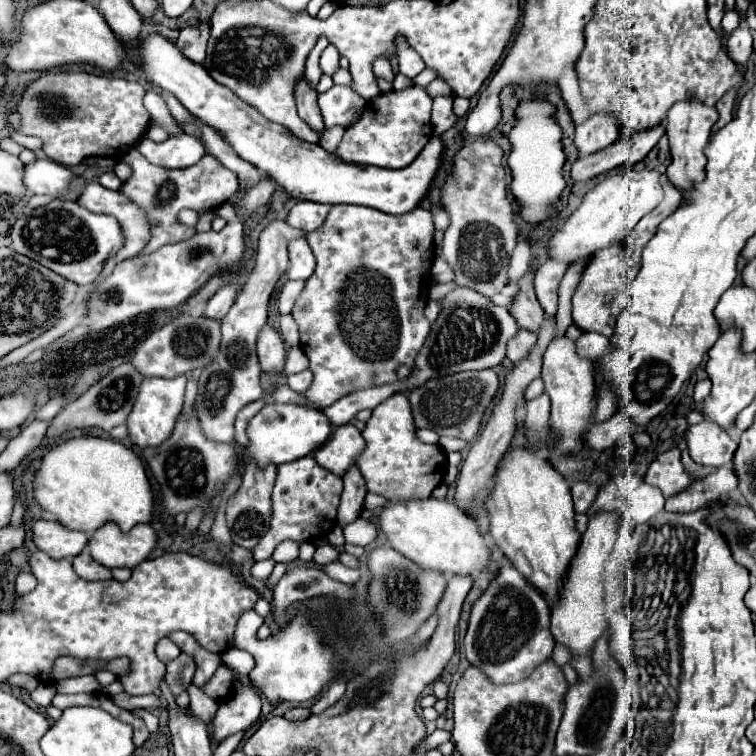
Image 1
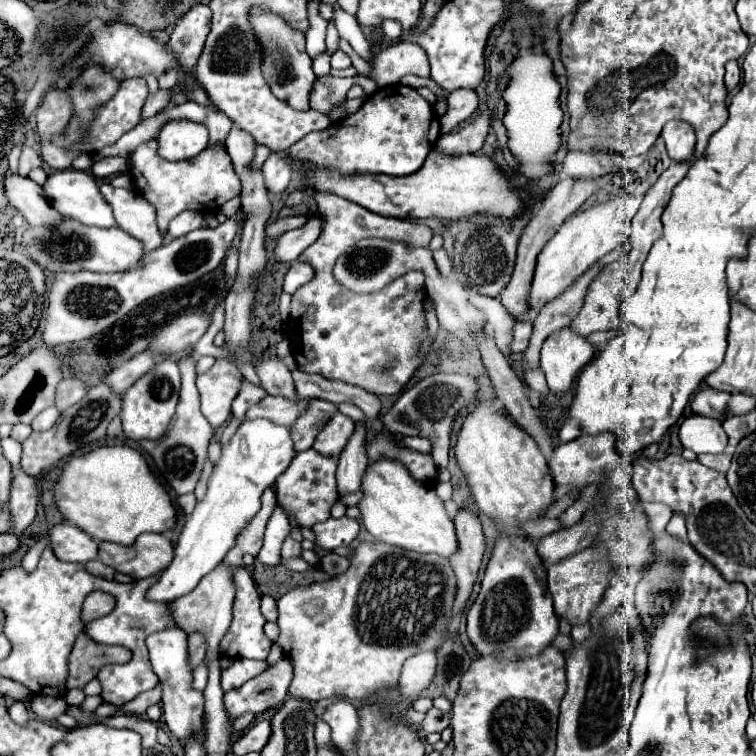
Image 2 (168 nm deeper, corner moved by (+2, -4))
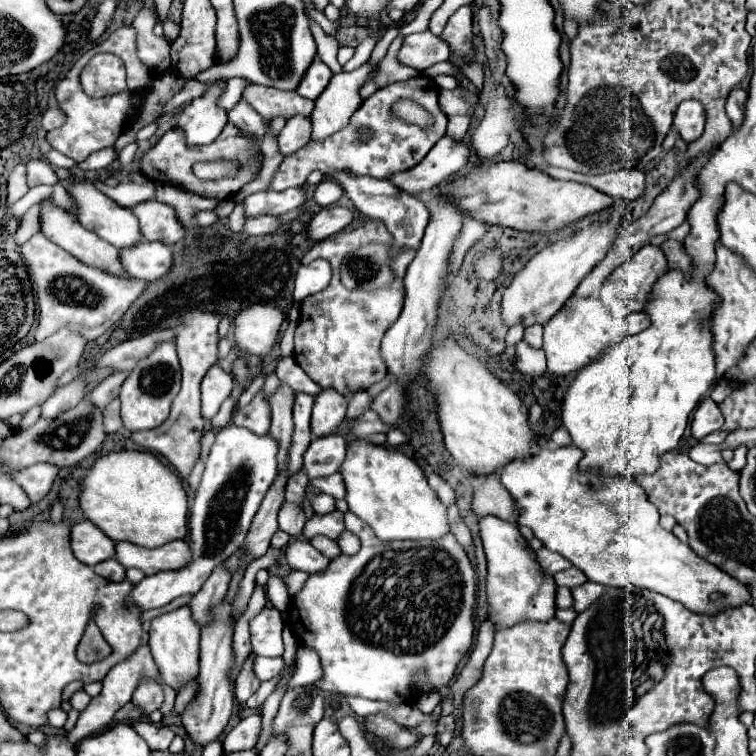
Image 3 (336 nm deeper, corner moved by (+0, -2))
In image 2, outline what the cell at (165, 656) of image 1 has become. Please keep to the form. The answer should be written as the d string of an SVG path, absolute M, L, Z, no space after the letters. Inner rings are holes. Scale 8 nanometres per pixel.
M168 627L146 637L146 647L150 651L150 663L158 681L162 685L162 713L168 729L184 743L188 735L200 731L200 719L204 715L204 695L192 687L192 667L188 661L188 643L180 627Z

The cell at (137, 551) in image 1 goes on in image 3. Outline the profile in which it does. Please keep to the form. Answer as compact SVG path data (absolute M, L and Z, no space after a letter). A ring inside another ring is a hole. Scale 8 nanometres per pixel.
M184 539L170 541L156 549L144 549L144 547L120 541L116 543L114 559L126 569L136 567L136 569L142 569L146 575L154 575L164 569L184 567L190 559L190 547Z

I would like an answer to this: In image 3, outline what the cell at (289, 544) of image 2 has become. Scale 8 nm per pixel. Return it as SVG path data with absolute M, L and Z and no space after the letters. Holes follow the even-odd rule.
M284 503L282 509L280 509L280 513L278 513L278 523L280 523L280 529L284 533L288 533L290 537L294 537L294 539L302 537L304 523L306 523L302 507L292 505L292 503Z

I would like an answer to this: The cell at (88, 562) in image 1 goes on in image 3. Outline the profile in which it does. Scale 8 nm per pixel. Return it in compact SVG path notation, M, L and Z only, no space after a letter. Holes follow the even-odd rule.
M106 559L106 561L98 563L98 565L94 565L92 569L94 569L98 575L102 575L102 577L106 577L106 579L110 579L110 581L122 581L122 579L124 579L124 571L126 571L116 559Z

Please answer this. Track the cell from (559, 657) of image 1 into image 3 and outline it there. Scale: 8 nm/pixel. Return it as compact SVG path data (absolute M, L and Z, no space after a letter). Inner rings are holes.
M558 589L556 591L556 607L560 609L570 609L574 605L574 599L572 599L572 593L568 589Z

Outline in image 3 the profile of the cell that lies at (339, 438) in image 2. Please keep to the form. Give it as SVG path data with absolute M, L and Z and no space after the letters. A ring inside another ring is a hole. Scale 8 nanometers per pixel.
M324 389L316 401L312 411L312 433L314 437L326 437L338 433L344 417L346 417L348 401L344 395L338 395L334 389Z

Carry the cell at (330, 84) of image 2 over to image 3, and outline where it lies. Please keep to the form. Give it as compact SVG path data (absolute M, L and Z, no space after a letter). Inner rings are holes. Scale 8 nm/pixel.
M316 57L314 63L310 65L310 69L306 71L306 77L302 79L302 85L298 87L298 95L316 101L316 99L322 95L322 91L328 87L330 79L332 79L330 67L326 67L326 65Z

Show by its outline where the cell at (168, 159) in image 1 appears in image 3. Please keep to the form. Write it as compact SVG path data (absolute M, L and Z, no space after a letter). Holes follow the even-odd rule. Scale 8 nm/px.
M224 79L216 81L206 91L204 97L194 99L190 105L186 105L178 113L178 119L176 119L174 127L184 131L188 147L212 143L220 135L222 127L226 125L226 121L228 121L226 111L216 107L216 99L224 91L224 85L226 85Z

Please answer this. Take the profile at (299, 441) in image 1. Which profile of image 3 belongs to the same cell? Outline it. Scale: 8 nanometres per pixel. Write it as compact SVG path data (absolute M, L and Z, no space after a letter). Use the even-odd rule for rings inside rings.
M226 425L218 429L216 441L210 449L202 483L196 491L194 505L188 521L188 535L192 541L192 557L186 567L176 571L160 571L150 577L144 577L134 585L130 601L140 609L156 609L172 603L182 595L194 595L200 591L202 583L210 573L234 555L250 529L250 523L278 475L278 441L272 435L256 435L246 427Z

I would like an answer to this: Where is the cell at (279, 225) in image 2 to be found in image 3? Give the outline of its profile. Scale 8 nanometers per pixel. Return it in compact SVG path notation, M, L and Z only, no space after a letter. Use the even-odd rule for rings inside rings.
M254 217L248 219L244 225L244 233L246 235L268 235L274 233L282 227L280 217Z

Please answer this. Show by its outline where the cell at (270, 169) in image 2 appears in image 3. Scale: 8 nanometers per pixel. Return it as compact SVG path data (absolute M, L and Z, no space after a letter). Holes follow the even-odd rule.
M294 117L286 121L286 127L278 135L280 153L284 157L296 153L298 149L302 149L302 145L306 145L306 141L310 141L310 133L312 133L312 123L306 121L306 117Z

